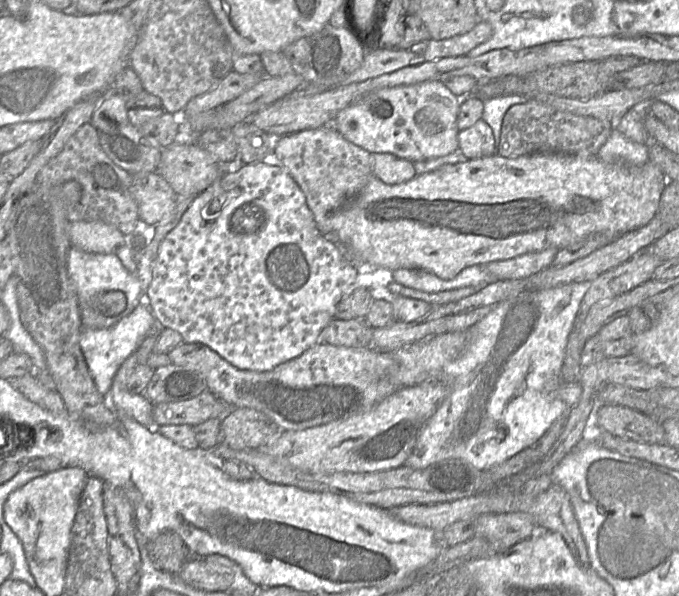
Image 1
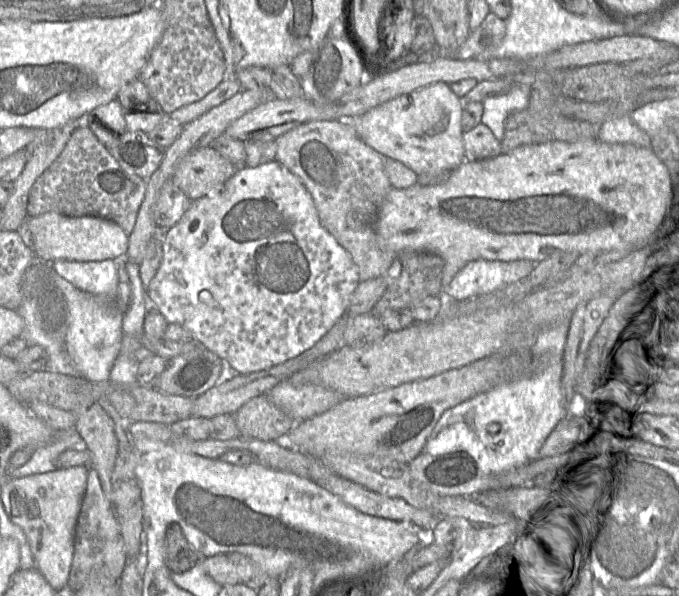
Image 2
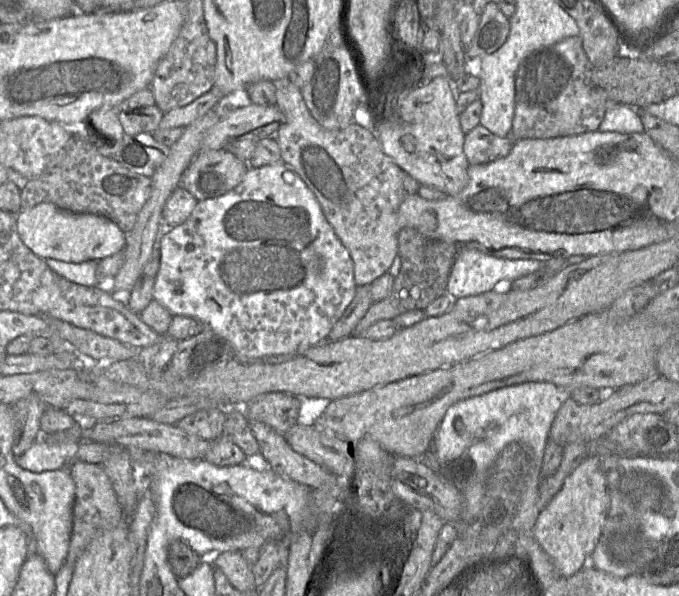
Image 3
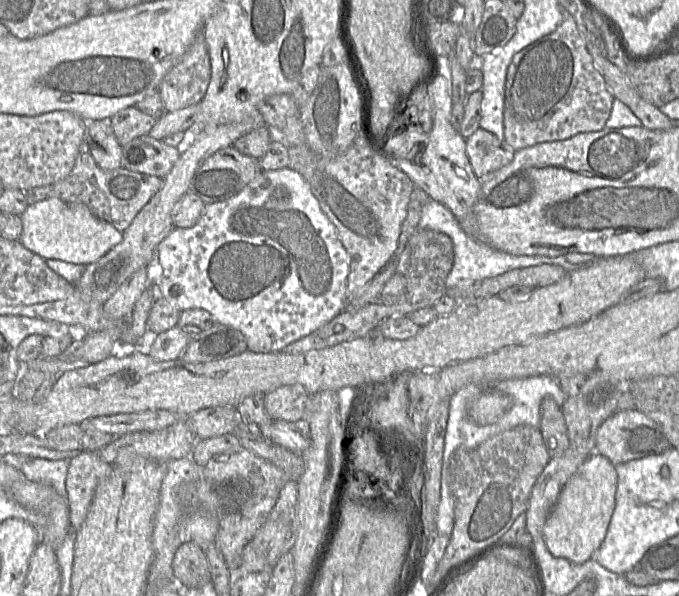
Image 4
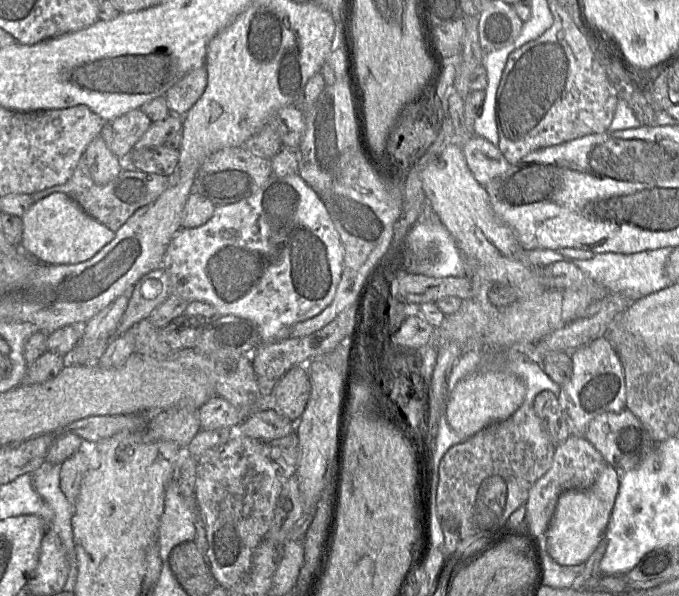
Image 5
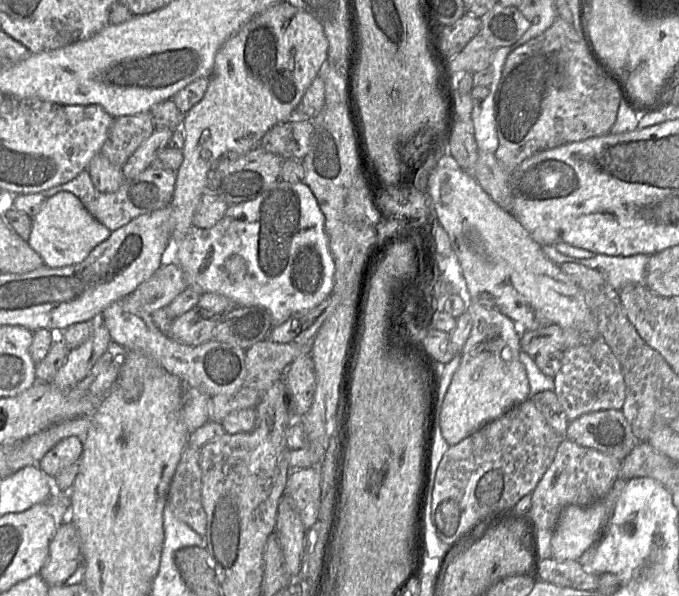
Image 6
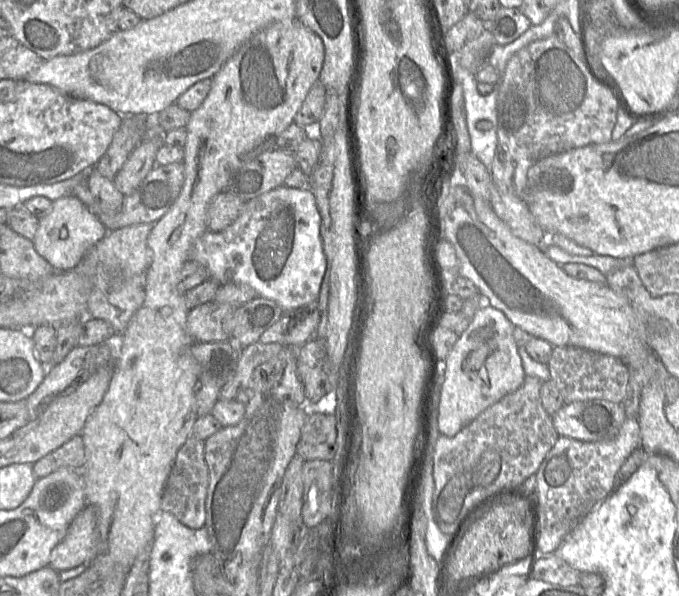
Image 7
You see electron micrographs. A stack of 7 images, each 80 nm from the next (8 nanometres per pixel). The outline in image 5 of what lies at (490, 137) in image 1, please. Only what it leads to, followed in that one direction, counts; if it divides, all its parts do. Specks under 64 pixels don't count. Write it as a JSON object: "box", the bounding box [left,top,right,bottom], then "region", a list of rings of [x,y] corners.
{"box":[462,135,511,186],"region":[[[473,135],[462,149],[469,169],[483,186],[507,172],[511,166],[498,146],[483,137]]]}

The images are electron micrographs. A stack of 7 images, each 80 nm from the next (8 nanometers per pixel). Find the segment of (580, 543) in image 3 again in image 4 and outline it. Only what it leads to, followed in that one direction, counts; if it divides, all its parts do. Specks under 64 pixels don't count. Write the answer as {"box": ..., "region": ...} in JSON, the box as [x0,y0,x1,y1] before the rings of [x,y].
{"box":[544,452,617,563],"region":[[[593,452],[564,485],[544,524],[544,540],[553,556],[573,563],[592,558],[606,536],[615,509],[617,484],[615,466],[600,453]]]}

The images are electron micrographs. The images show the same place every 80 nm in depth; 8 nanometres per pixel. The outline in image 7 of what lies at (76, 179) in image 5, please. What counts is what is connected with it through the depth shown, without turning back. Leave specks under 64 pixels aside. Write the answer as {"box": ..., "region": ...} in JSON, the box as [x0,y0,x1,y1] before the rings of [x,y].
{"box":[73,161,185,232],"region":[[[183,161],[168,165],[156,165],[146,175],[139,187],[133,193],[124,196],[121,209],[118,212],[101,211],[99,204],[89,190],[88,180],[75,186],[73,189],[73,196],[76,196],[85,204],[110,232],[135,224],[154,224],[157,222],[177,200],[183,187],[184,180],[185,169]]]}

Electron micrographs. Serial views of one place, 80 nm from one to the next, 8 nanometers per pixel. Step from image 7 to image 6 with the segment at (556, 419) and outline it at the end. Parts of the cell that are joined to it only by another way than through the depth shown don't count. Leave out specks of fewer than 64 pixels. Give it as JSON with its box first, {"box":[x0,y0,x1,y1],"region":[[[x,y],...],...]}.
{"box":[566,410,640,460],"region":[[[602,410],[569,422],[566,439],[624,460],[640,444],[622,410]]]}

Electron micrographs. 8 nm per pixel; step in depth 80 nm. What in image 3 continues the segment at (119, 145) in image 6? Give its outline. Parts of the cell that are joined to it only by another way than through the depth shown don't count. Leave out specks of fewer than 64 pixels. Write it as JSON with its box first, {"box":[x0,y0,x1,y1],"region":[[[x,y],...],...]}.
{"box":[118,104,163,136],"region":[[[155,104],[138,110],[118,110],[118,117],[126,136],[153,133],[159,128],[163,111]]]}

